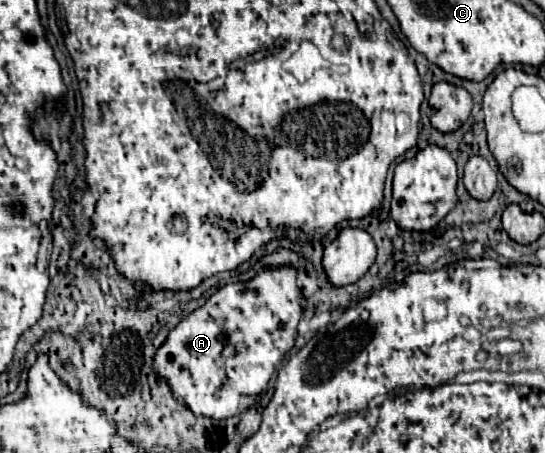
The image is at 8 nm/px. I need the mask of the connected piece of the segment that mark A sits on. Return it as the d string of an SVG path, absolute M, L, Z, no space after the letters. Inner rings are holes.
M293 268L265 270L243 284L227 284L219 288L201 308L183 318L155 352L155 372L167 380L175 400L185 404L193 414L225 420L245 412L261 394L267 392L269 378L285 354L293 348L297 324L301 320L301 288L297 286L297 272ZM225 346L233 346L233 356L223 358Z

